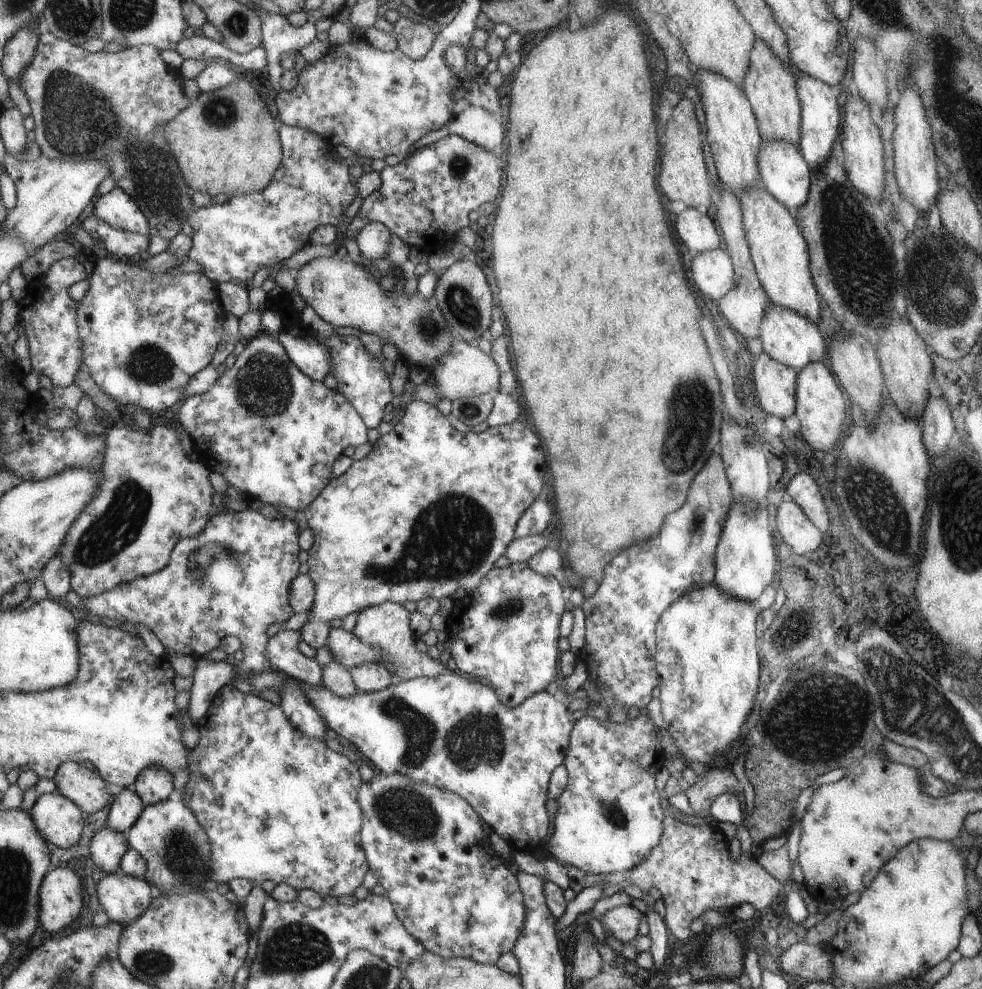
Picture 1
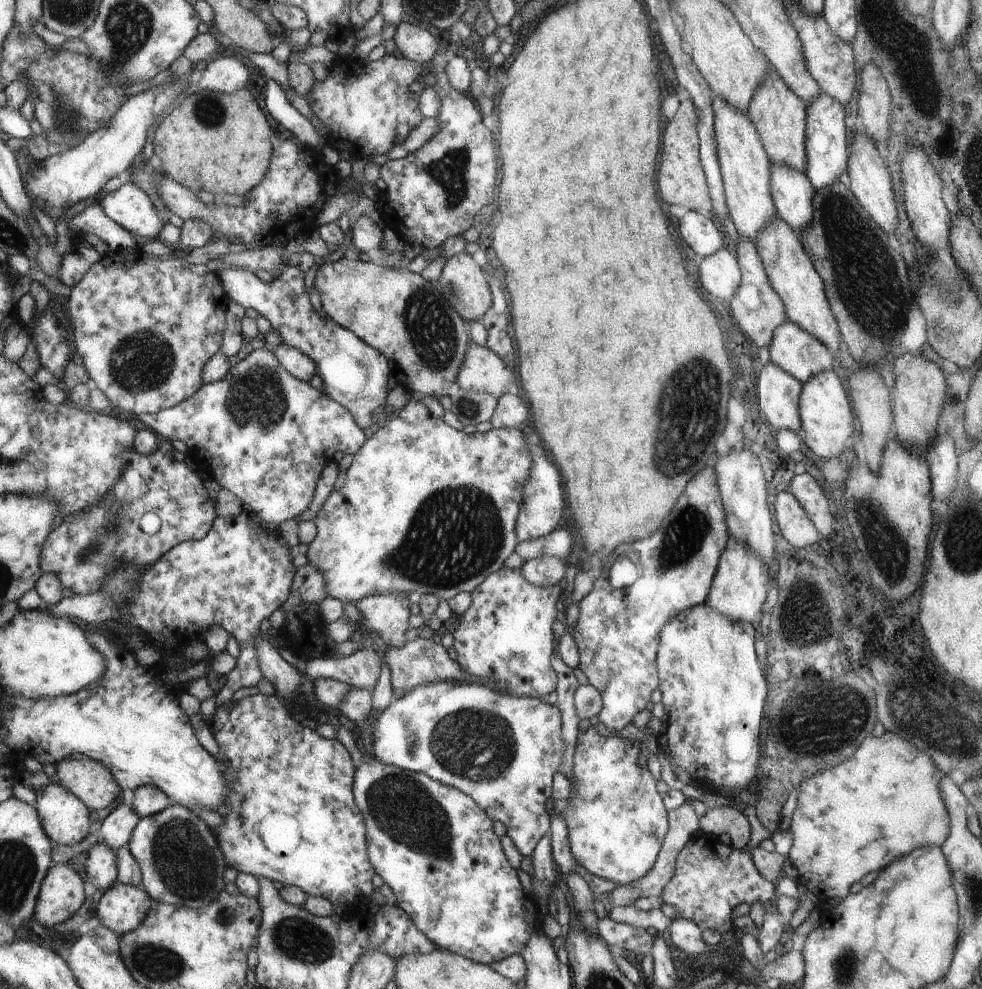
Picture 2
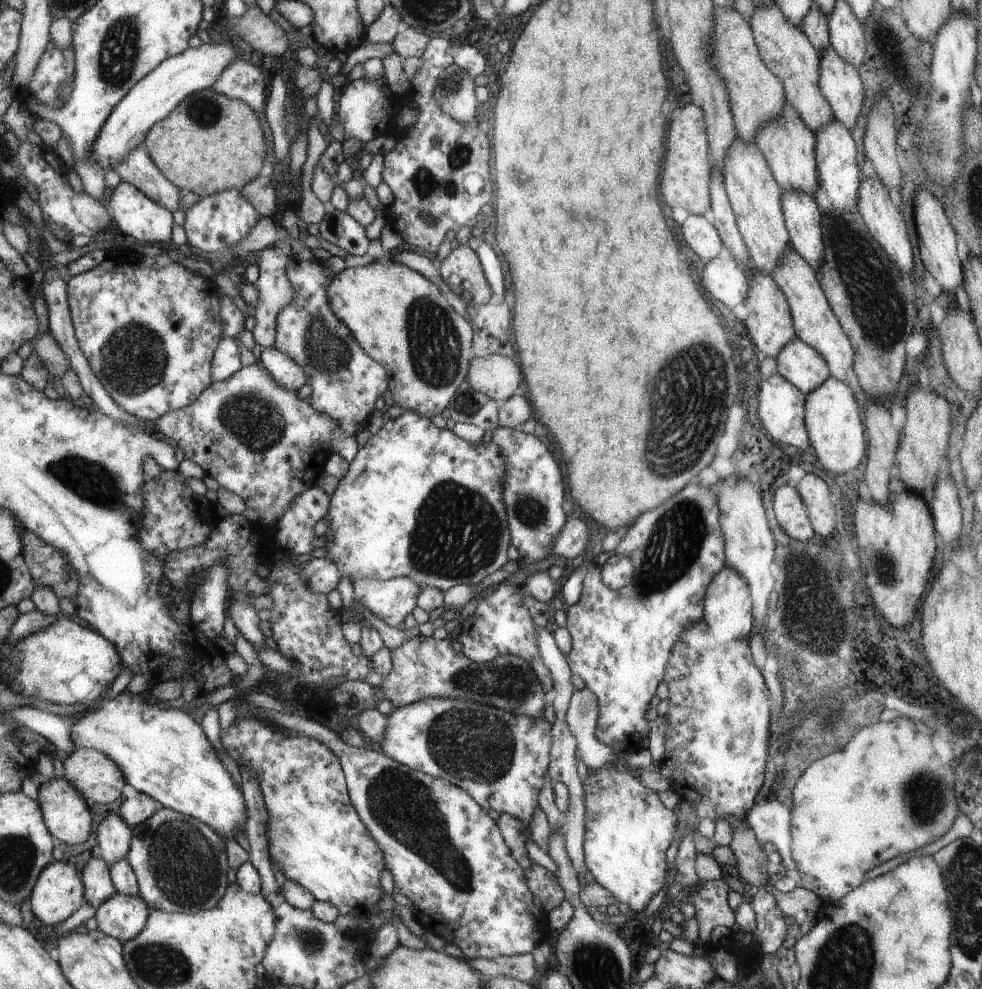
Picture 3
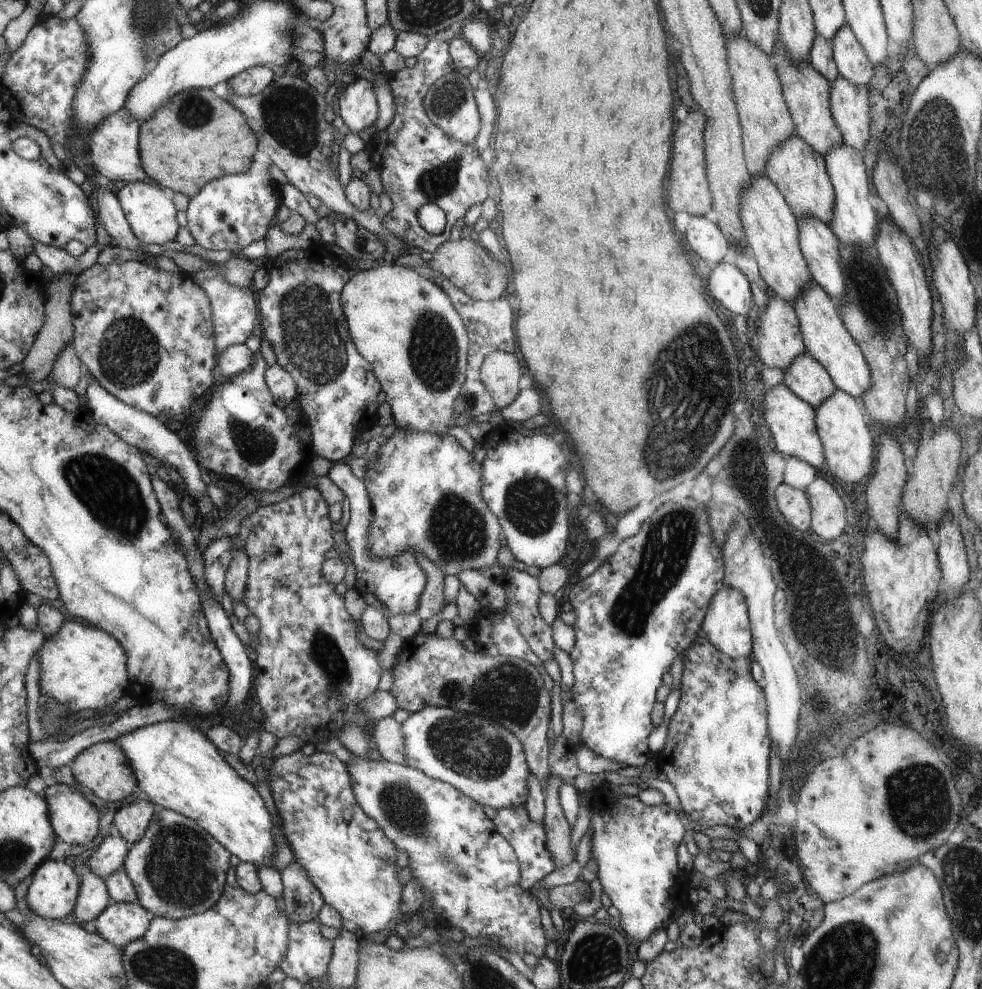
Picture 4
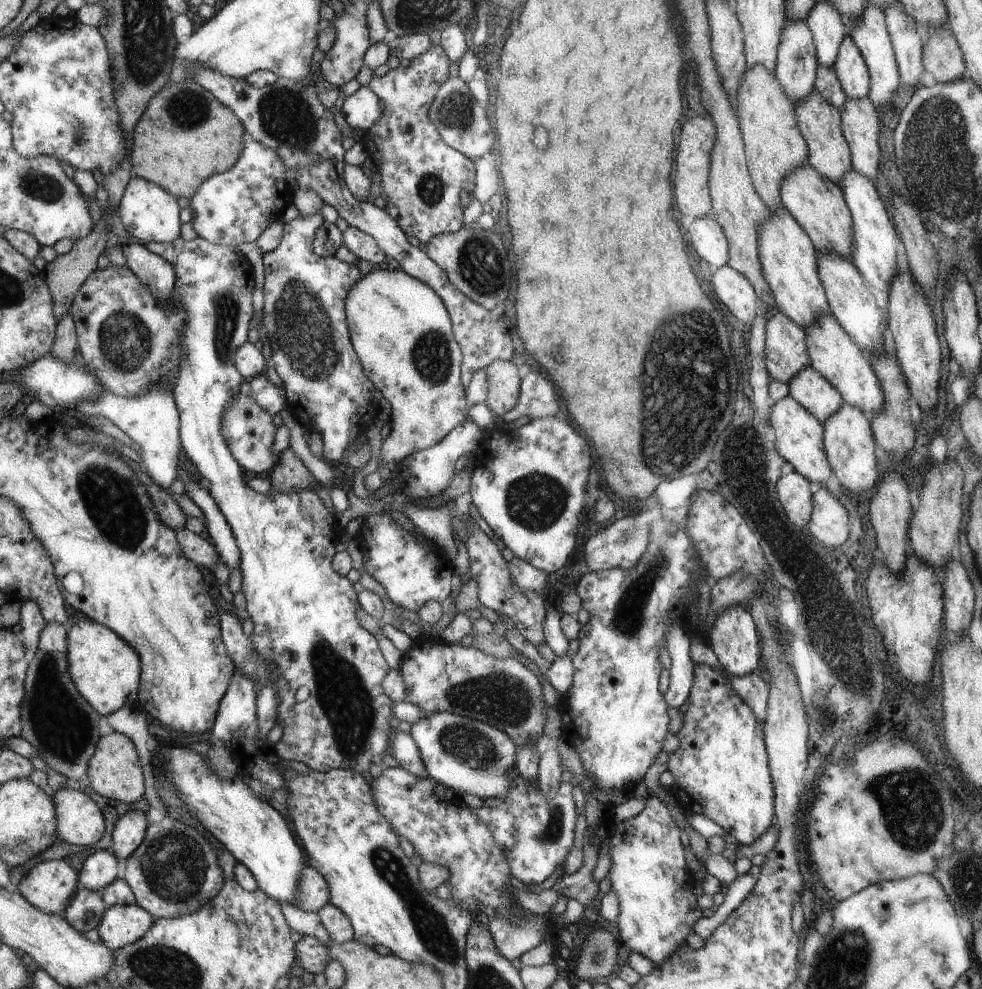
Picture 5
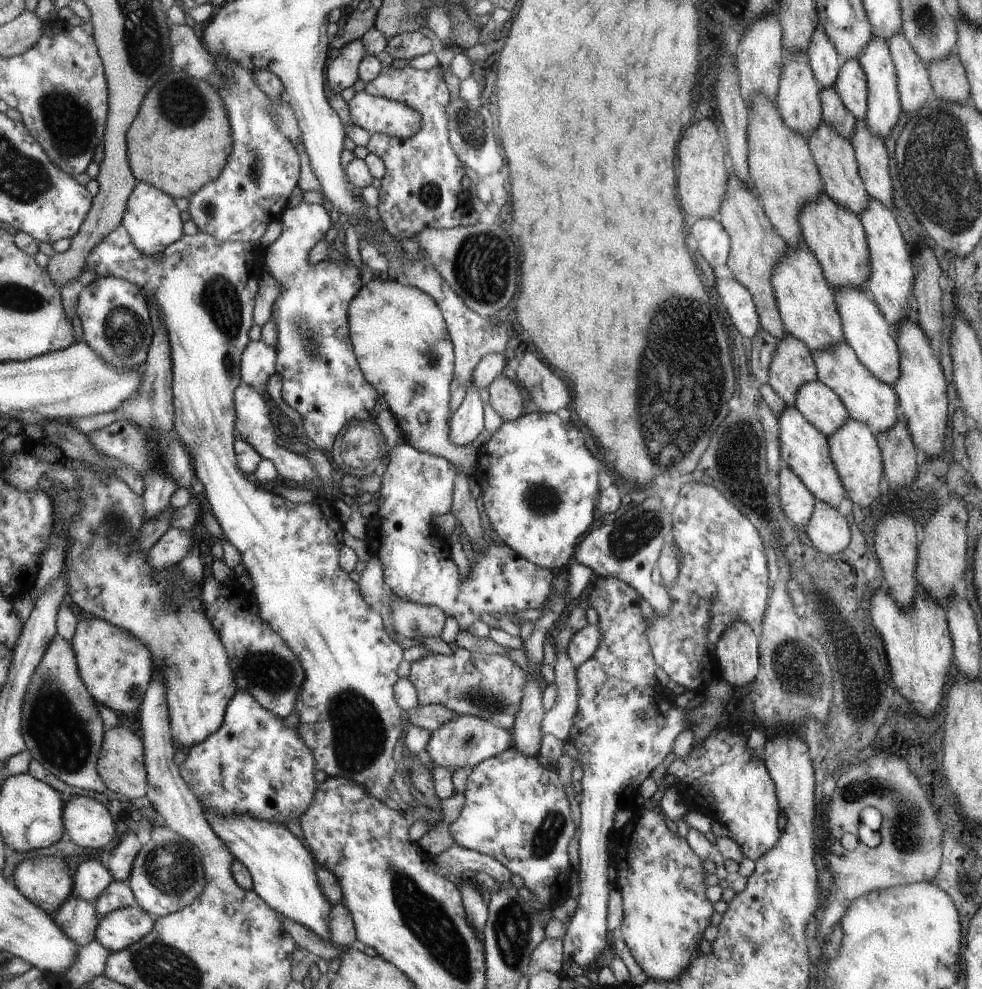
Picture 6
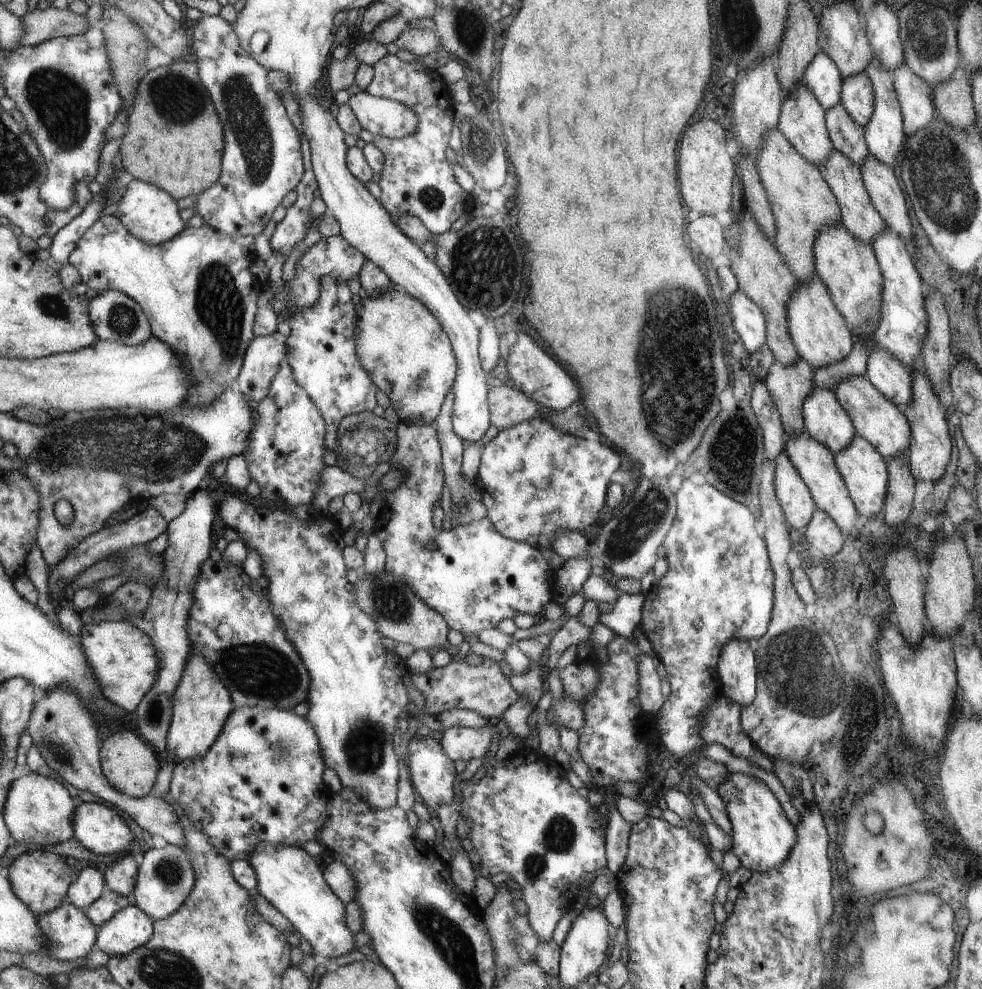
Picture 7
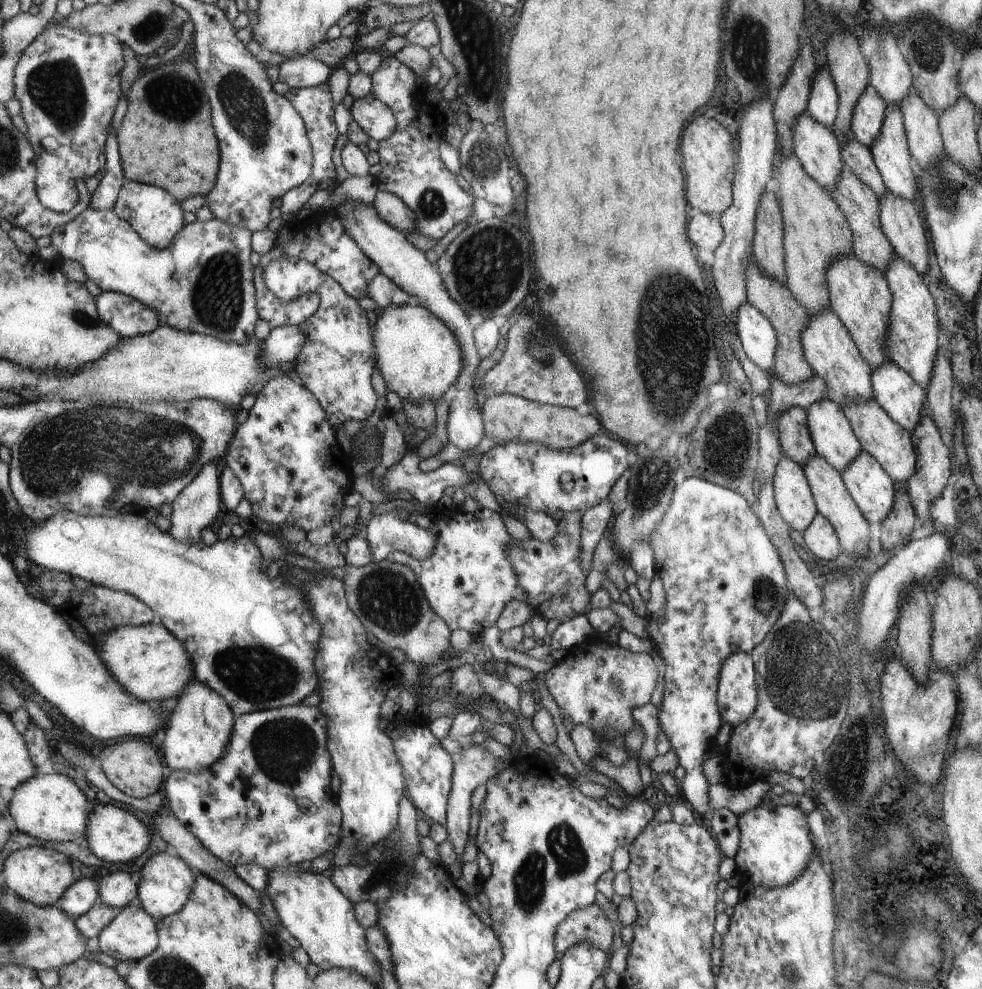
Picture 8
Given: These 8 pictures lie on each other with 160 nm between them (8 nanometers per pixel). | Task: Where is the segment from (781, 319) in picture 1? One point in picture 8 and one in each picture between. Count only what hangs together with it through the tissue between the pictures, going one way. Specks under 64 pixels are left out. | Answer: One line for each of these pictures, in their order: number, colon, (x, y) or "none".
2: (798, 352)
3: (799, 364)
4: (805, 377)
5: (808, 387)
6: (816, 402)
7: (825, 419)
8: (834, 440)

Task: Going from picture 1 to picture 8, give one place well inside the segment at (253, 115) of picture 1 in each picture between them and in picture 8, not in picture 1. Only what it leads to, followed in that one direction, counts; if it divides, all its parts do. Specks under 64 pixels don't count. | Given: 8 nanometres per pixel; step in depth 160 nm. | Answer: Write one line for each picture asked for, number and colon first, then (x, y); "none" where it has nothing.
2: (214, 141)
3: (210, 143)
4: (198, 137)
5: (187, 135)
6: (181, 141)
7: (174, 139)
8: (167, 138)

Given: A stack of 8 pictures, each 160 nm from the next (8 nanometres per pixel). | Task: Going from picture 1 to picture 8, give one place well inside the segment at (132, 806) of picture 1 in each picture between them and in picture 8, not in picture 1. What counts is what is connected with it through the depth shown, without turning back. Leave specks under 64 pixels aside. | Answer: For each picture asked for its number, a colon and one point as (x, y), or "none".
2: (117, 829)
3: (115, 836)
4: (111, 856)
5: (100, 869)
6: (92, 879)
7: (91, 883)
8: (83, 895)

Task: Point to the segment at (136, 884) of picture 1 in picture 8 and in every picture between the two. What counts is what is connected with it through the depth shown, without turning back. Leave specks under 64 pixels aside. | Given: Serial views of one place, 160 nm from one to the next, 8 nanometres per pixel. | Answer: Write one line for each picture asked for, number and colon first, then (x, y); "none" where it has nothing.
2: (122, 908)
3: (124, 917)
4: (121, 923)
5: (122, 925)
6: (118, 930)
7: (129, 929)
8: (133, 934)

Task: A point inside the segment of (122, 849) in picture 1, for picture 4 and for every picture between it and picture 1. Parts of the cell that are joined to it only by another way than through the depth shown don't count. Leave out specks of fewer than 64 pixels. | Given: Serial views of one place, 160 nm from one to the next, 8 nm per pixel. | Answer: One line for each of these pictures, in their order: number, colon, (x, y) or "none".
2: (101, 866)
3: (99, 887)
4: (94, 897)

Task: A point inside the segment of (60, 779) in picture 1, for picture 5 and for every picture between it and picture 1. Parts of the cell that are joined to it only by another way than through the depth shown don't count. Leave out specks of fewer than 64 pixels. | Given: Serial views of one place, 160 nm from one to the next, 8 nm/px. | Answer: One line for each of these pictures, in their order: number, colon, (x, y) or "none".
2: (90, 780)
3: (99, 778)
4: (104, 767)
5: (114, 771)

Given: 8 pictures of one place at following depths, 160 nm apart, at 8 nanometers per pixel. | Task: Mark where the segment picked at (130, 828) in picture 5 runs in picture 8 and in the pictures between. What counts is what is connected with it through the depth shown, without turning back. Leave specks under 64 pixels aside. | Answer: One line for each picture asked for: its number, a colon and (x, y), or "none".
6: (125, 851)
7: (122, 876)
8: (118, 890)

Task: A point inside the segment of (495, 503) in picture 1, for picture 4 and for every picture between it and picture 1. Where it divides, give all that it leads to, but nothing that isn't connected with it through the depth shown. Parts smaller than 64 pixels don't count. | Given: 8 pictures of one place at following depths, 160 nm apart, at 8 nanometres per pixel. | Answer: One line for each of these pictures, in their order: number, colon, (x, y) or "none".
2: (423, 507)
3: (420, 502)
4: (425, 490)

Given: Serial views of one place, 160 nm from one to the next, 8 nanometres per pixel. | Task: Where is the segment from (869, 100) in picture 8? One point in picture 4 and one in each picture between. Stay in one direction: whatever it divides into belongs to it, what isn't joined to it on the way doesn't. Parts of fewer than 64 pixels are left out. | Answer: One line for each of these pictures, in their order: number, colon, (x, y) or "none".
4: (851, 61)
5: (850, 67)
6: (850, 84)
7: (857, 94)

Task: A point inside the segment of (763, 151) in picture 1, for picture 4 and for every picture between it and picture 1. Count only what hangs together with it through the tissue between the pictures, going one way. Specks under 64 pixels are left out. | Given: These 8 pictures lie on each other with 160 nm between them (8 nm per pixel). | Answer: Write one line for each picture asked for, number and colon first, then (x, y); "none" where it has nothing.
2: (791, 190)
3: (803, 217)
4: (818, 244)

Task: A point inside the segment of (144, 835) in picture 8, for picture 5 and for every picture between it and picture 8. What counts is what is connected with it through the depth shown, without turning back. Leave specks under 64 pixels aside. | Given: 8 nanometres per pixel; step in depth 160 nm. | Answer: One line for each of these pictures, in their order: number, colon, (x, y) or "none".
5: (80, 819)
6: (88, 823)
7: (98, 827)

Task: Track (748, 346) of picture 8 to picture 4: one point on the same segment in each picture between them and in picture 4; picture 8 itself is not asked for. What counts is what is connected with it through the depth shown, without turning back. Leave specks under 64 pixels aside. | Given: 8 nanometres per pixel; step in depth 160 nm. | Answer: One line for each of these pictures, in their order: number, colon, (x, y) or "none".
4: (728, 284)
5: (733, 289)
6: (737, 300)
7: (749, 323)

